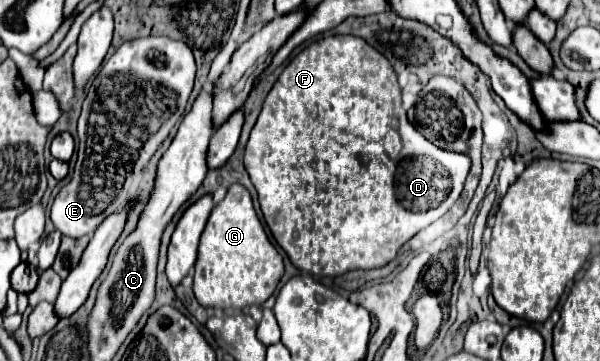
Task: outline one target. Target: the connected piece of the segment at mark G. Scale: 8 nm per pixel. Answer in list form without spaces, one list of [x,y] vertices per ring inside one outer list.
[[[232,184],[228,188],[228,194],[222,202],[218,202],[208,218],[208,224],[202,232],[200,246],[198,246],[198,260],[194,266],[194,296],[202,306],[222,308],[222,310],[242,310],[250,304],[264,304],[270,294],[276,290],[280,278],[284,274],[284,262],[278,250],[268,240],[256,210],[252,206],[250,192],[242,184]]]

